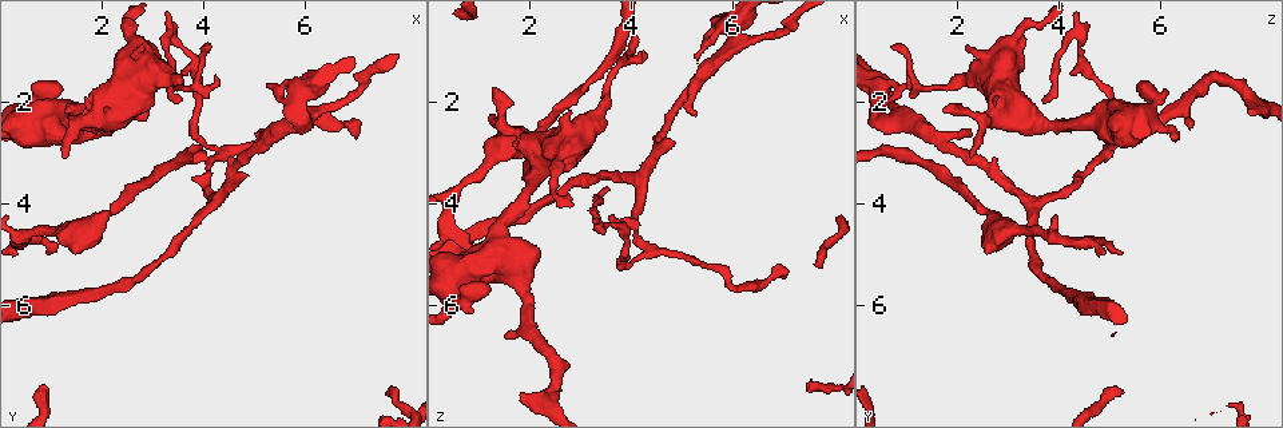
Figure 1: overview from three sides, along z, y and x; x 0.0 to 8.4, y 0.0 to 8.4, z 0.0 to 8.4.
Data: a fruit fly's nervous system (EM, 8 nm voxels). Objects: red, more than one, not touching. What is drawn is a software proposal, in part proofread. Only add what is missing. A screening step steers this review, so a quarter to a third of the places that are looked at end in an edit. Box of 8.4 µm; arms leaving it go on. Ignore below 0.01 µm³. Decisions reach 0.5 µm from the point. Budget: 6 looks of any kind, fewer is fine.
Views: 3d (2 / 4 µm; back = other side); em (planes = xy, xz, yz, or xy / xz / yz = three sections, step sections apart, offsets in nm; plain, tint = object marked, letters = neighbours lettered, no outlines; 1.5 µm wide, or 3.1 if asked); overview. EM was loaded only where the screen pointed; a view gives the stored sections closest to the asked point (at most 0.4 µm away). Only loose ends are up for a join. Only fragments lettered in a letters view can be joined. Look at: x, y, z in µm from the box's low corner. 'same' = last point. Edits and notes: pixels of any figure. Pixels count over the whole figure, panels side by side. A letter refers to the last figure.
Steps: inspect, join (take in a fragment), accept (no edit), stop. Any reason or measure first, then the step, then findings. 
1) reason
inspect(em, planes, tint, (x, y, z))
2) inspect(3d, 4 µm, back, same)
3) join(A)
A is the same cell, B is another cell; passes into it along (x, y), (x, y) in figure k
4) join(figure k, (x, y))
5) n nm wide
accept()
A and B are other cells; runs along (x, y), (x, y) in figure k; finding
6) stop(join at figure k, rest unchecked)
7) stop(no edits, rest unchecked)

branch stops here
inspect(em, planes, letters, (3.55, 2.00, 3.70))

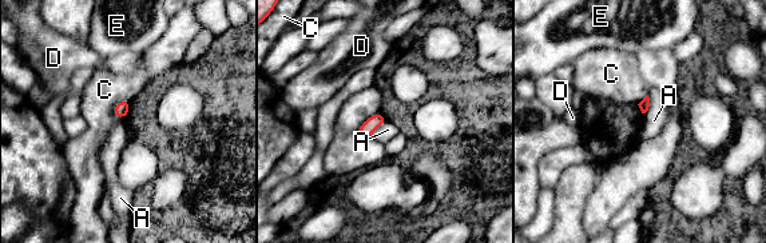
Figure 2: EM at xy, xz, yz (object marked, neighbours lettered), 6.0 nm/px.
A touches over 140 nm
accept()
A, C, D and E are other cells; border along (387, 120), (370, 136) in figure 2; none of them fits

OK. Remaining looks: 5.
thin end
inspect(3d, 4 µm, back, (5.20, 1.70, 1.15))

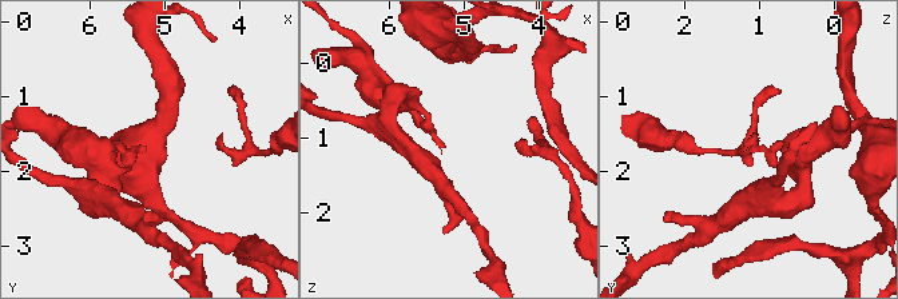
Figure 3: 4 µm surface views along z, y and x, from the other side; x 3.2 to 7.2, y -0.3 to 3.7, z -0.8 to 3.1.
inspect(em, xz, step 8, letters, (5.30, 1.65, 1.15))

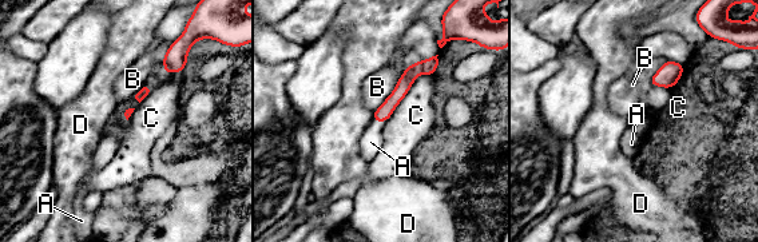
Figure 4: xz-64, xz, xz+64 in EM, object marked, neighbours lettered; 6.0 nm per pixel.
another direction
inspect(em, planes, letters, same)

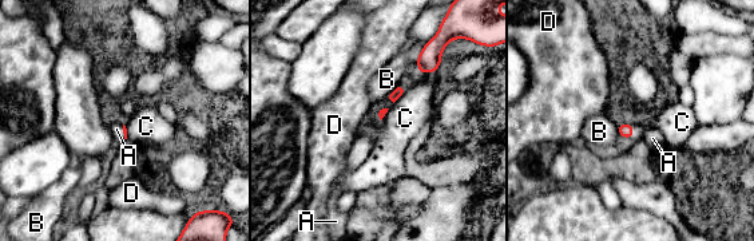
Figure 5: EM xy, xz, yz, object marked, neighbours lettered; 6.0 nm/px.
join(A)
A is the same cell, B, C and D are other cells; passes into it along (626, 130), (633, 131), (653, 138) in figure 5; the cell continues

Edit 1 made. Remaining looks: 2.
stop(join at figure 5, rest unchecked)

